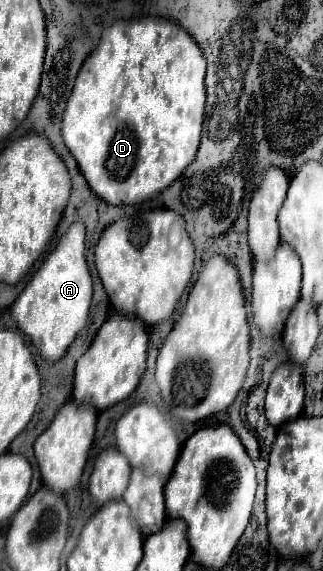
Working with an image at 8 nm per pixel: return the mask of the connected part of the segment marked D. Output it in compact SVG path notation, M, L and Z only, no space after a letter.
M163 17L121 19L121 21L113 23L111 27L103 29L99 45L95 47L95 51L91 51L91 55L85 59L83 67L77 73L77 85L73 87L73 93L69 95L69 101L67 101L67 107L63 113L63 121L61 121L63 123L61 135L65 137L65 145L71 149L73 157L79 163L81 173L85 175L89 187L93 189L93 193L97 197L101 197L103 201L107 201L111 205L137 205L137 203L143 203L143 201L159 195L187 169L187 165L197 155L197 147L199 147L199 139L201 139L201 125L203 125L203 111L205 111L205 85L203 85L205 67L207 67L207 63L205 63L201 49L197 47L193 37L175 21L169 21Z

